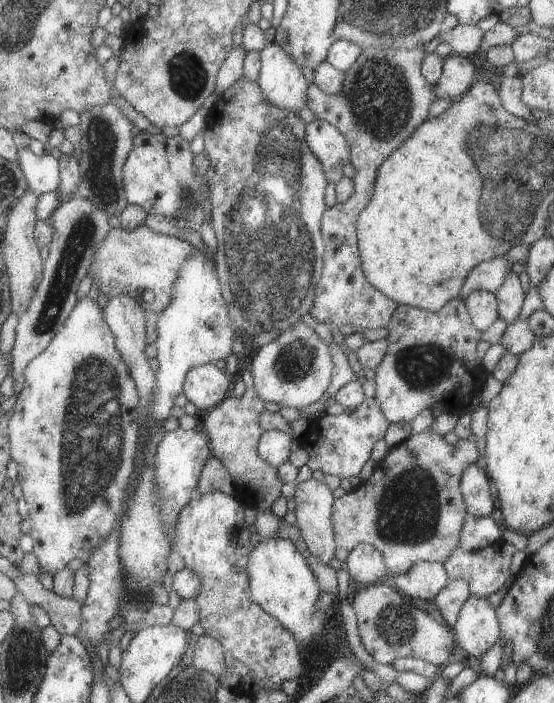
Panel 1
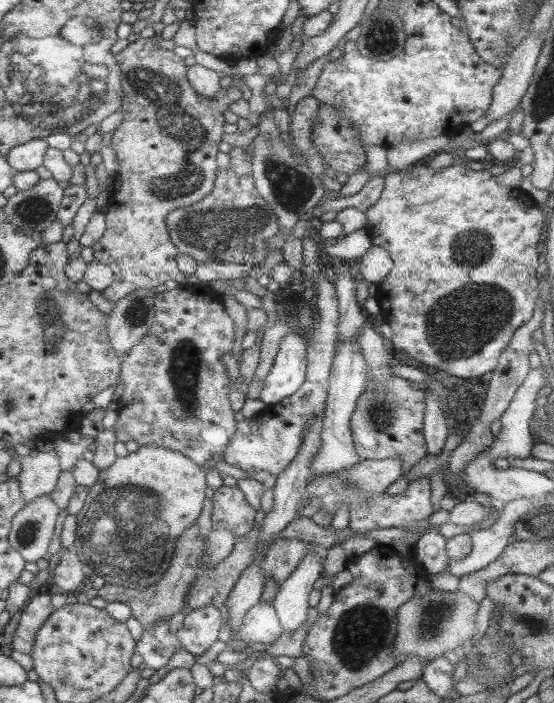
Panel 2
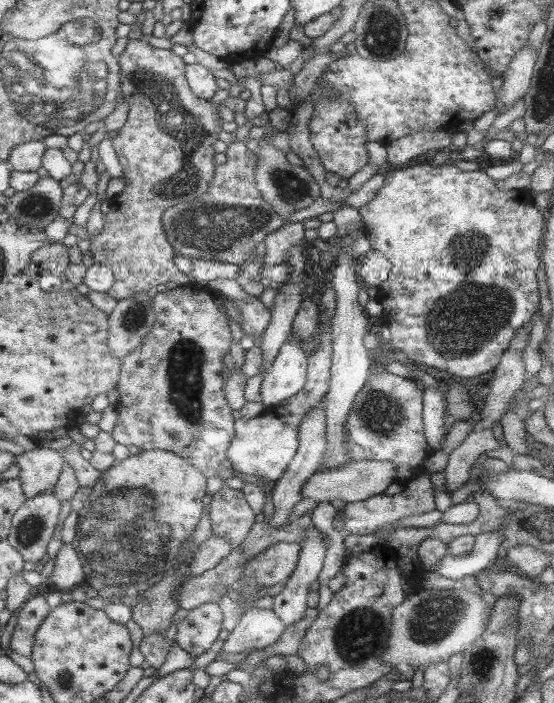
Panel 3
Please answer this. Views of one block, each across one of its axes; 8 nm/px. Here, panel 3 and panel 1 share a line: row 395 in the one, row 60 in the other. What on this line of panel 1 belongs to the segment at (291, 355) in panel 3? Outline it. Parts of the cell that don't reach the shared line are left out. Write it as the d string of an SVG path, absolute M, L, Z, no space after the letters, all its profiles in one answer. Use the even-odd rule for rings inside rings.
M277 41L268 42L259 51L259 56L261 67L257 84L269 104L289 112L297 112L306 106L305 90L309 84L296 60Z

